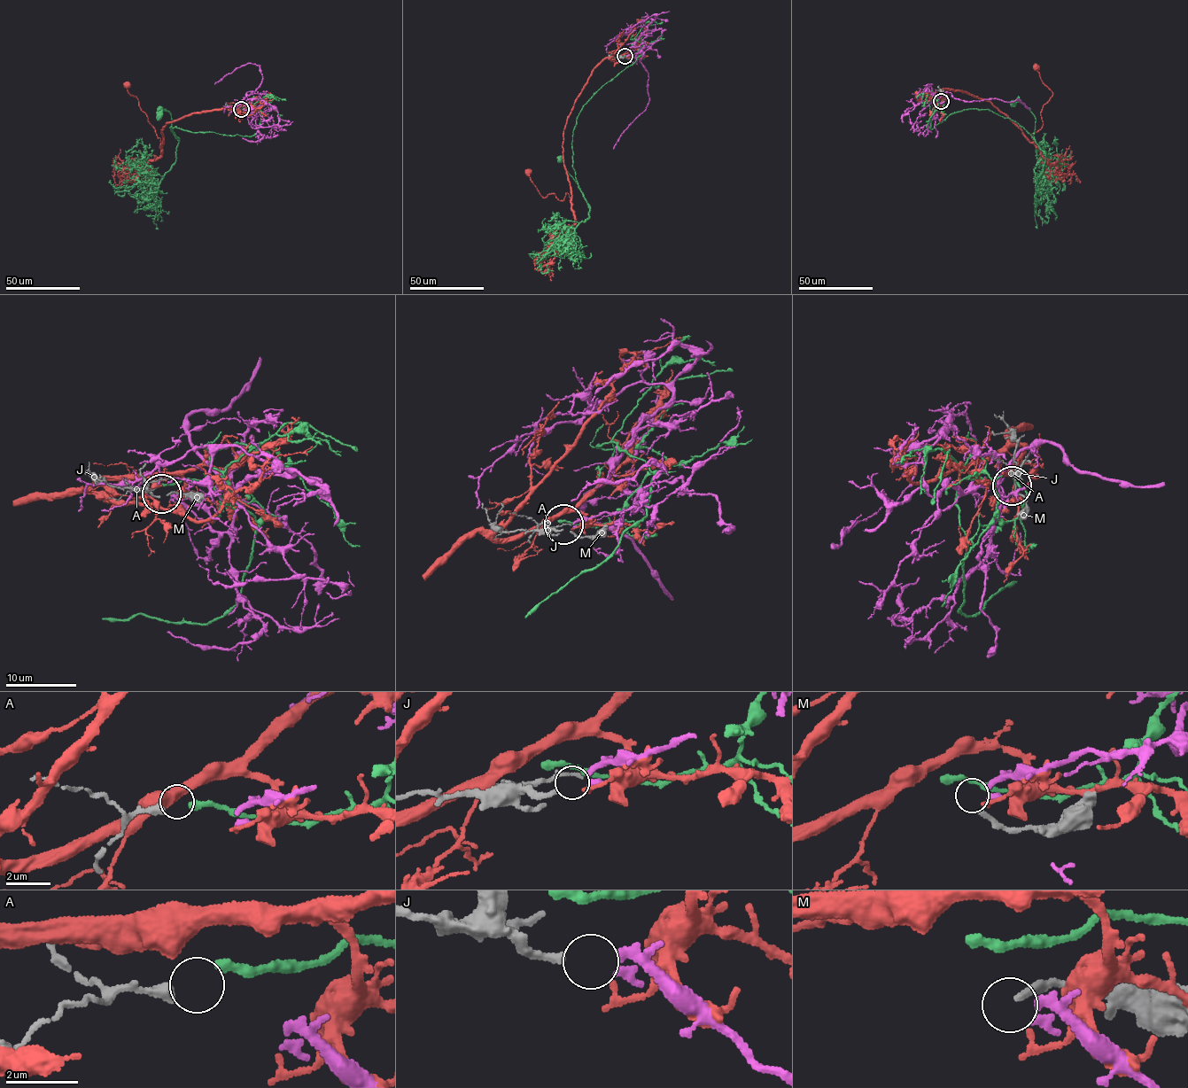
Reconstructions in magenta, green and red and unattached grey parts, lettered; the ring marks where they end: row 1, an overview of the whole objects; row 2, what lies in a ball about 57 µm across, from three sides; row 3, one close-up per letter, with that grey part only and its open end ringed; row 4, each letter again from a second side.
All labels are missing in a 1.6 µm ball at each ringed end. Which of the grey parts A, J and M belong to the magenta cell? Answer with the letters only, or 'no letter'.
J

